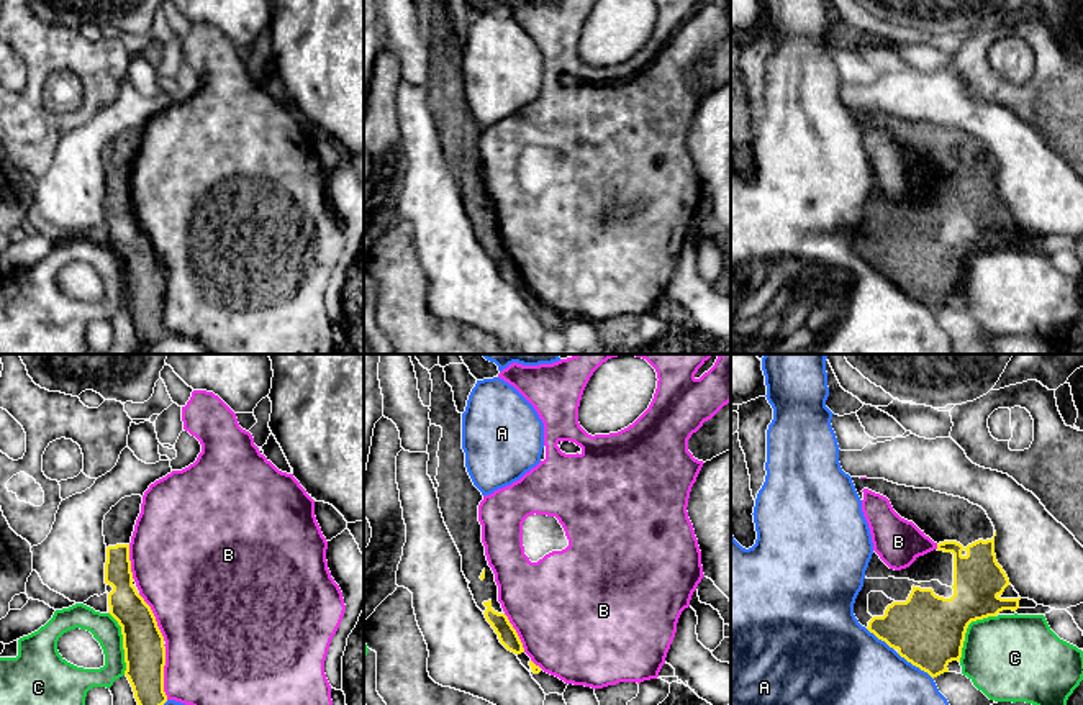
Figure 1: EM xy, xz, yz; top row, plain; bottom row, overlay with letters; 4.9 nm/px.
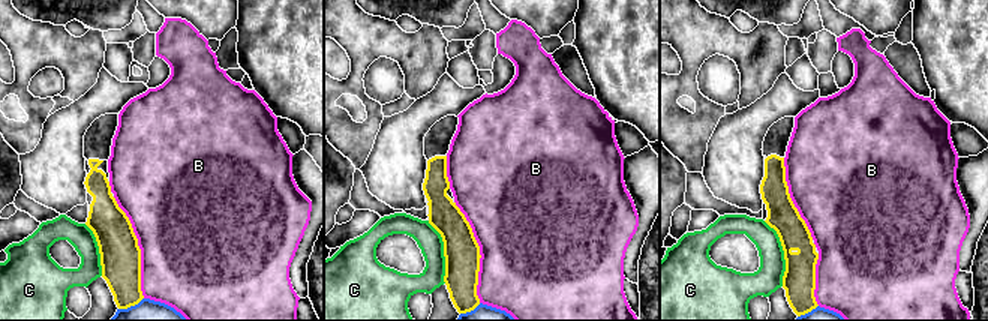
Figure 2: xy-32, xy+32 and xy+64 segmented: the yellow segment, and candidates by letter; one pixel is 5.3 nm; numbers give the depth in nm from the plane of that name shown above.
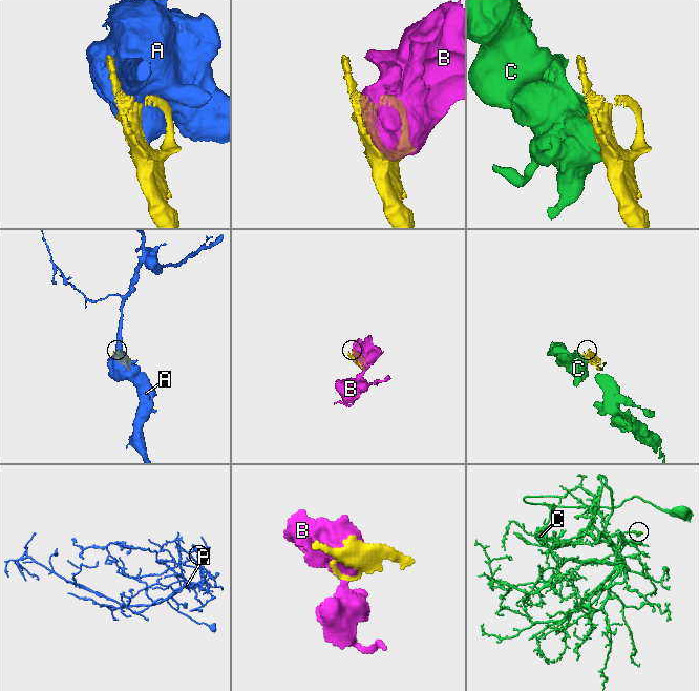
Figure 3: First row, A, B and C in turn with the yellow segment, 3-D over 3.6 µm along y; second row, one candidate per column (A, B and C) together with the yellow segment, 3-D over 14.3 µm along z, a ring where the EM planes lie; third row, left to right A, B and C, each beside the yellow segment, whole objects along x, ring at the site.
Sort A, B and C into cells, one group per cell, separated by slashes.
A / B / C

